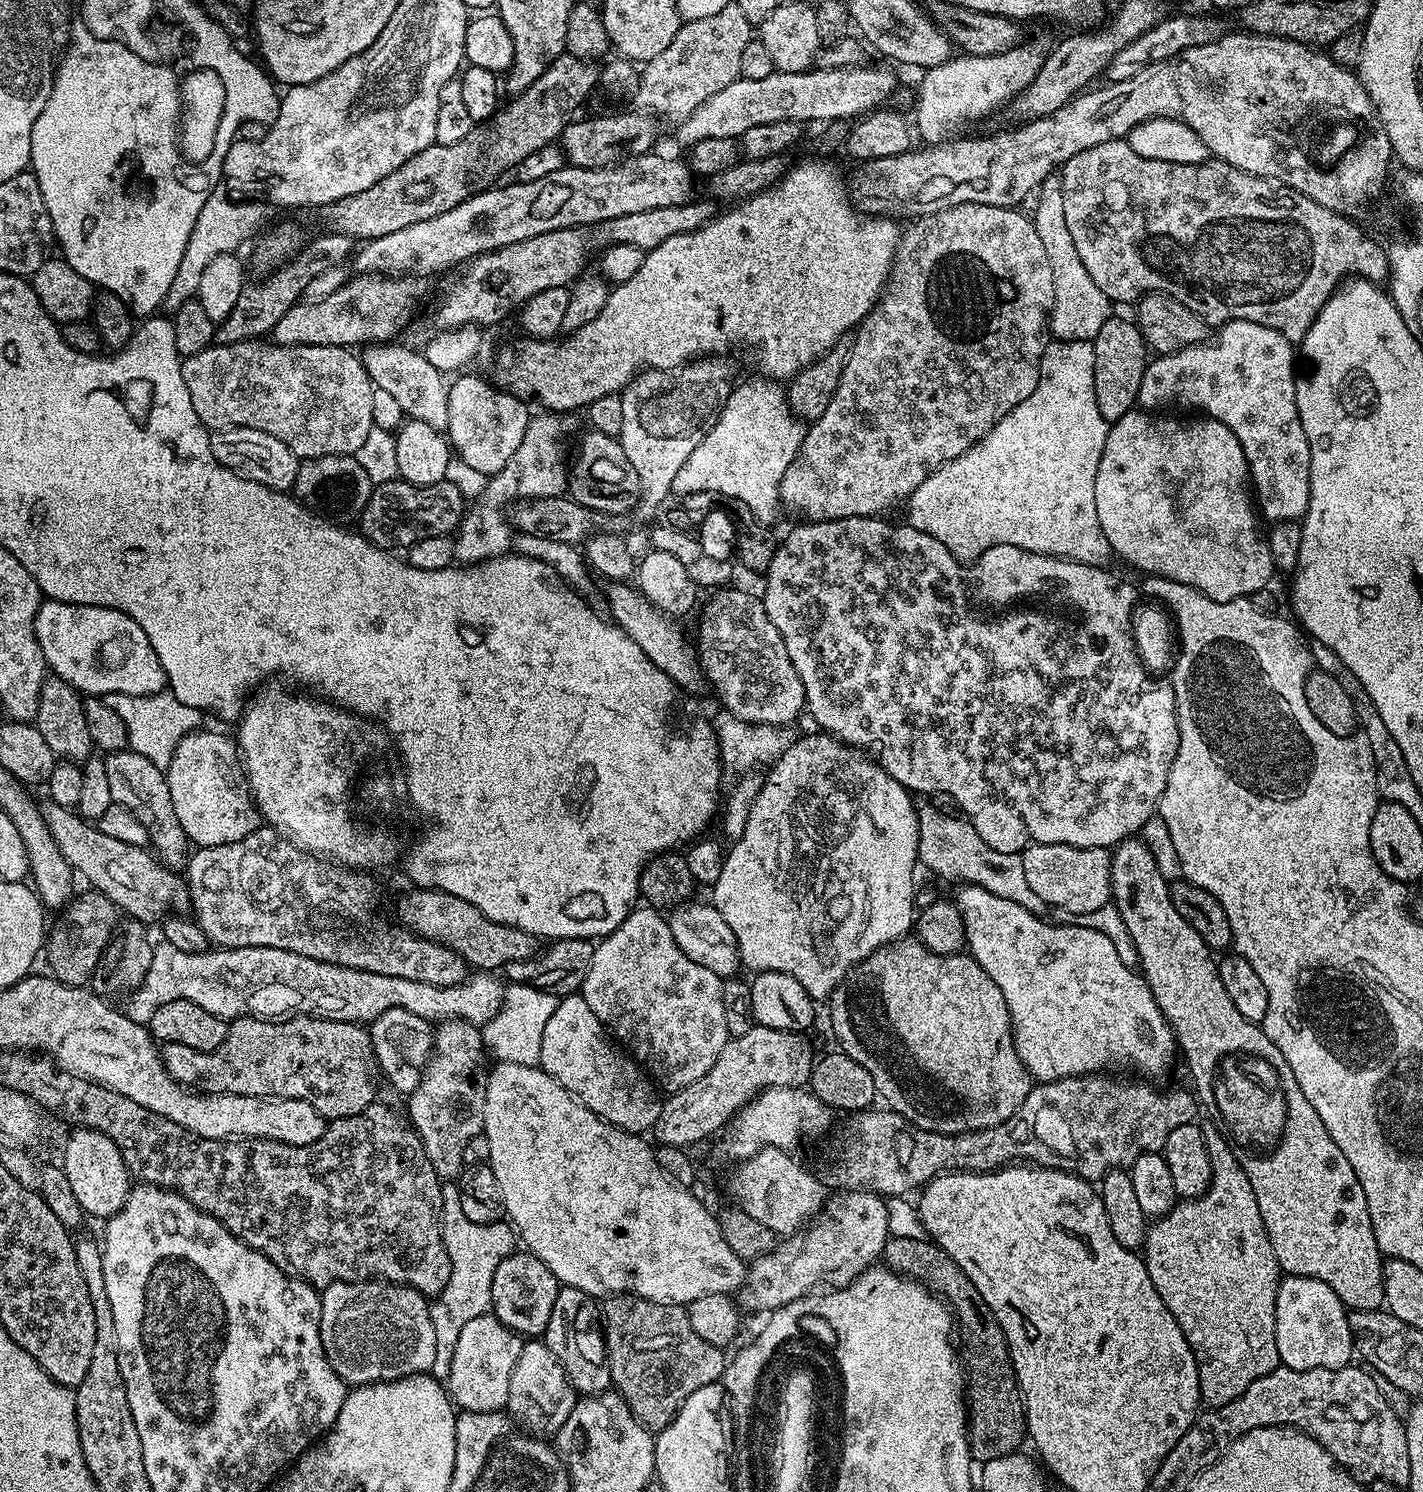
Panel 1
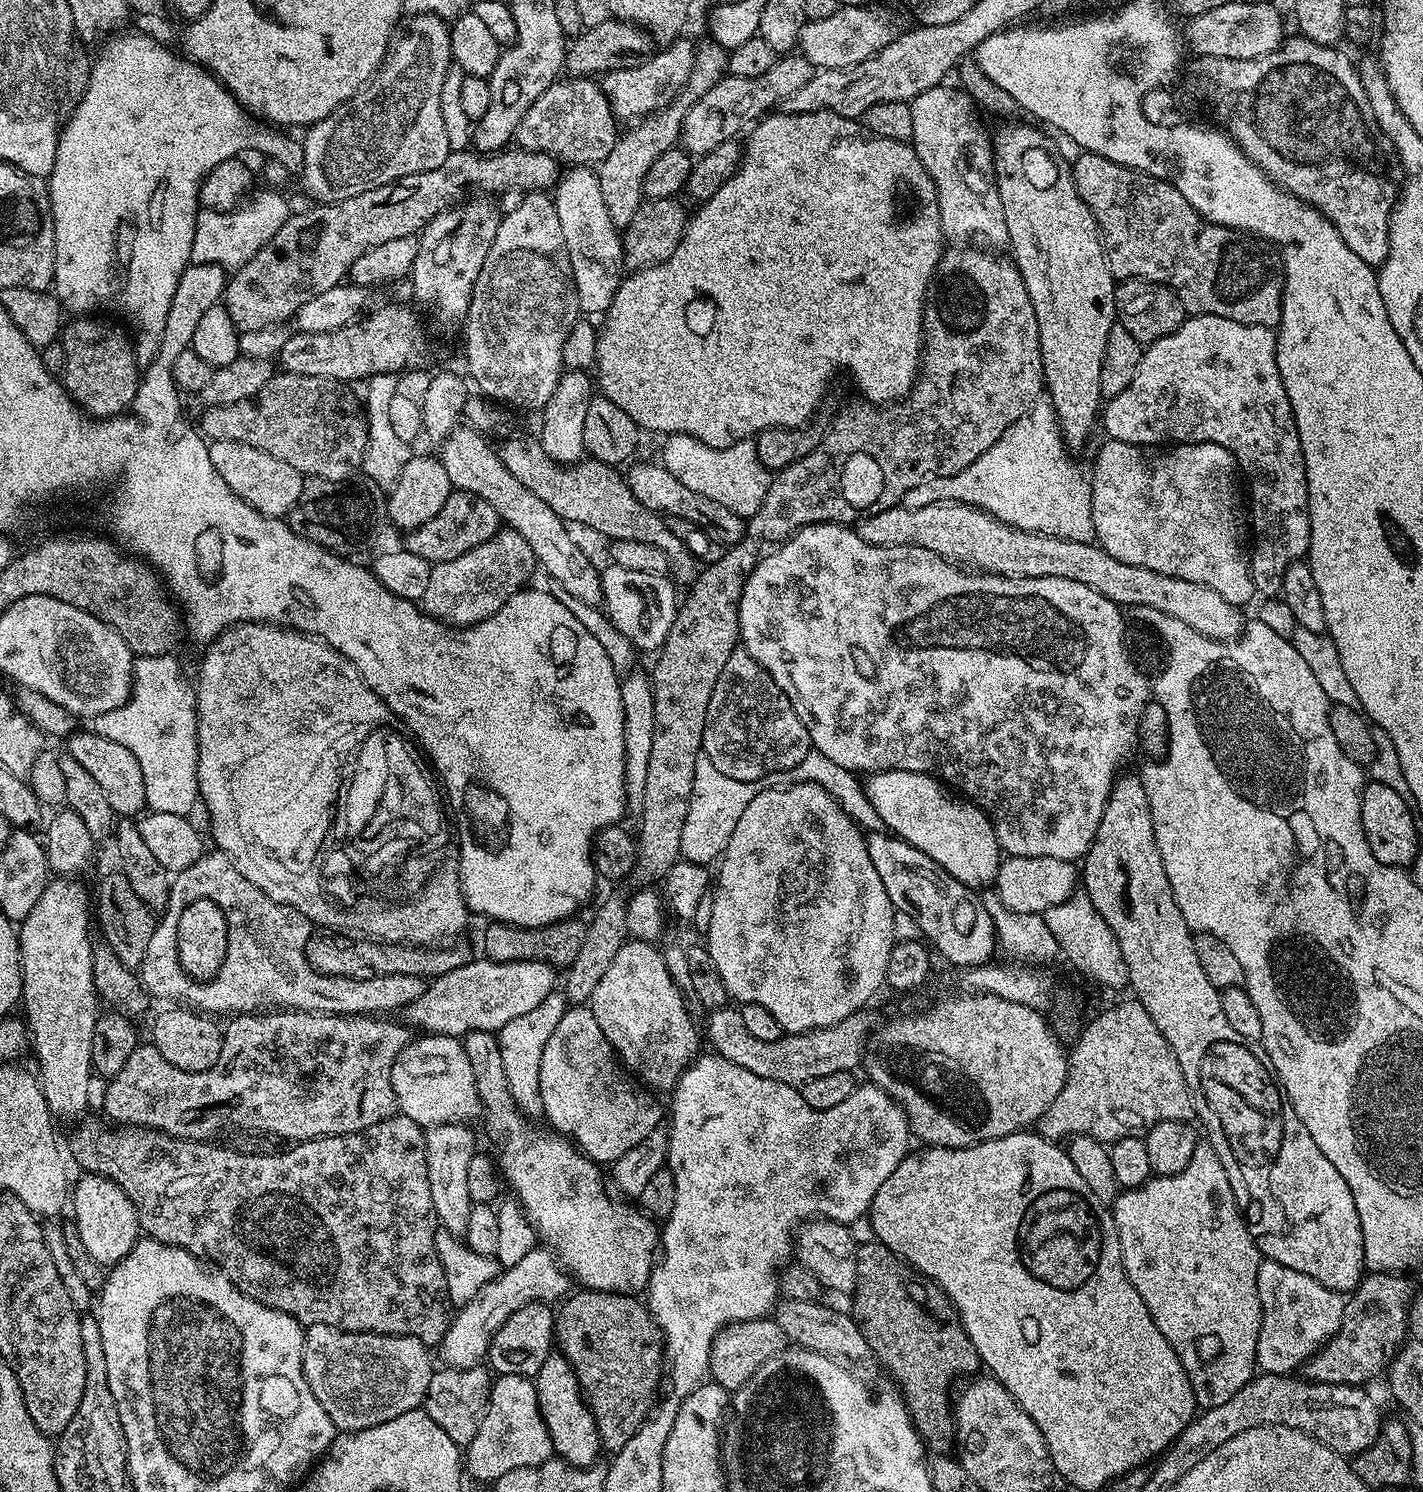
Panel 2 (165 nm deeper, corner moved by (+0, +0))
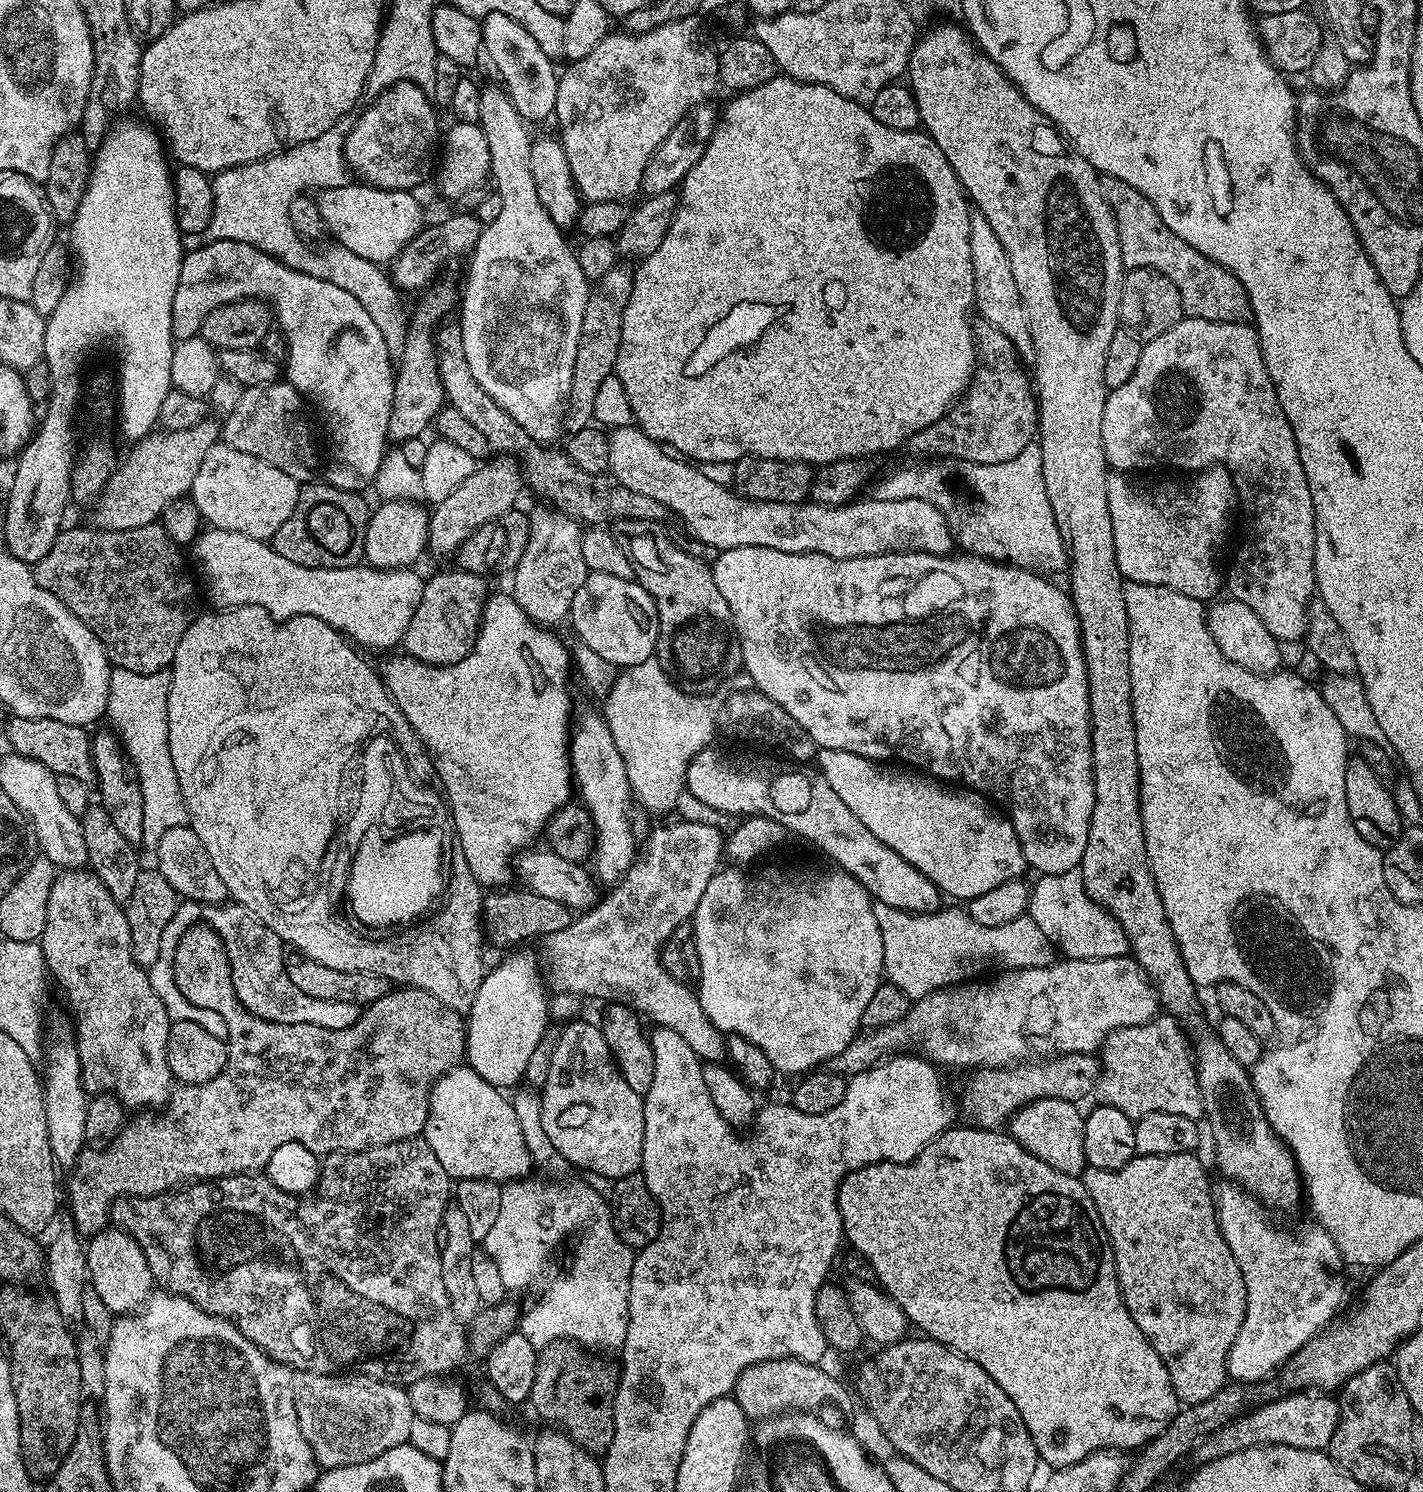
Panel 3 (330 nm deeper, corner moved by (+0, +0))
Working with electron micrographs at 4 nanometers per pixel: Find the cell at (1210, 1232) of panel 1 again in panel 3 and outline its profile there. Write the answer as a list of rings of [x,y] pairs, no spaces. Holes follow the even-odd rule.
[[[1196,1152],[1166,1154],[1165,1156],[1137,1154],[1117,1172],[1087,1167],[1082,1173],[1086,1190],[1102,1218],[1102,1226],[1112,1244],[1112,1253],[1116,1259],[1116,1277],[1120,1283],[1120,1293],[1124,1295],[1124,1301],[1130,1310],[1130,1318],[1134,1318],[1138,1330],[1142,1330],[1142,1334],[1150,1342],[1150,1346],[1154,1346],[1158,1358],[1162,1358],[1162,1362],[1170,1374],[1174,1394],[1184,1406],[1206,1402],[1206,1398],[1214,1398],[1214,1394],[1218,1394],[1218,1390],[1224,1387],[1228,1380],[1230,1346],[1234,1346],[1234,1338],[1238,1338],[1238,1330],[1242,1330],[1242,1318],[1246,1318],[1246,1282],[1242,1282],[1242,1270],[1238,1270],[1238,1262],[1234,1258],[1234,1254],[1230,1254],[1230,1246],[1226,1246],[1226,1242],[1222,1238],[1220,1223],[1216,1220],[1214,1184],[1213,1181],[1208,1181],[1208,1172],[1198,1157]]]

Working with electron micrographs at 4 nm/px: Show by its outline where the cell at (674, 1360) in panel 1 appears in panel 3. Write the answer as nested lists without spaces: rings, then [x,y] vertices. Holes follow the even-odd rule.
[[[561,1338],[539,1349],[537,1369],[532,1382],[532,1390],[528,1399],[529,1405],[544,1419],[543,1423],[555,1426],[565,1432],[578,1446],[593,1454],[603,1454],[608,1451],[614,1438],[614,1398],[618,1383],[618,1372],[615,1367],[603,1364],[592,1356],[584,1356],[585,1349],[577,1346],[567,1338]]]

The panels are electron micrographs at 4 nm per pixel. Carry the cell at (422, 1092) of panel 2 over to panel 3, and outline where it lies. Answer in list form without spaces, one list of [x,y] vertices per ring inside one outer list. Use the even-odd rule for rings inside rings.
[[[467,1066],[452,1068],[436,1080],[422,1139],[453,1181],[482,1178],[507,1182],[527,1177],[534,1168],[511,1099]]]

